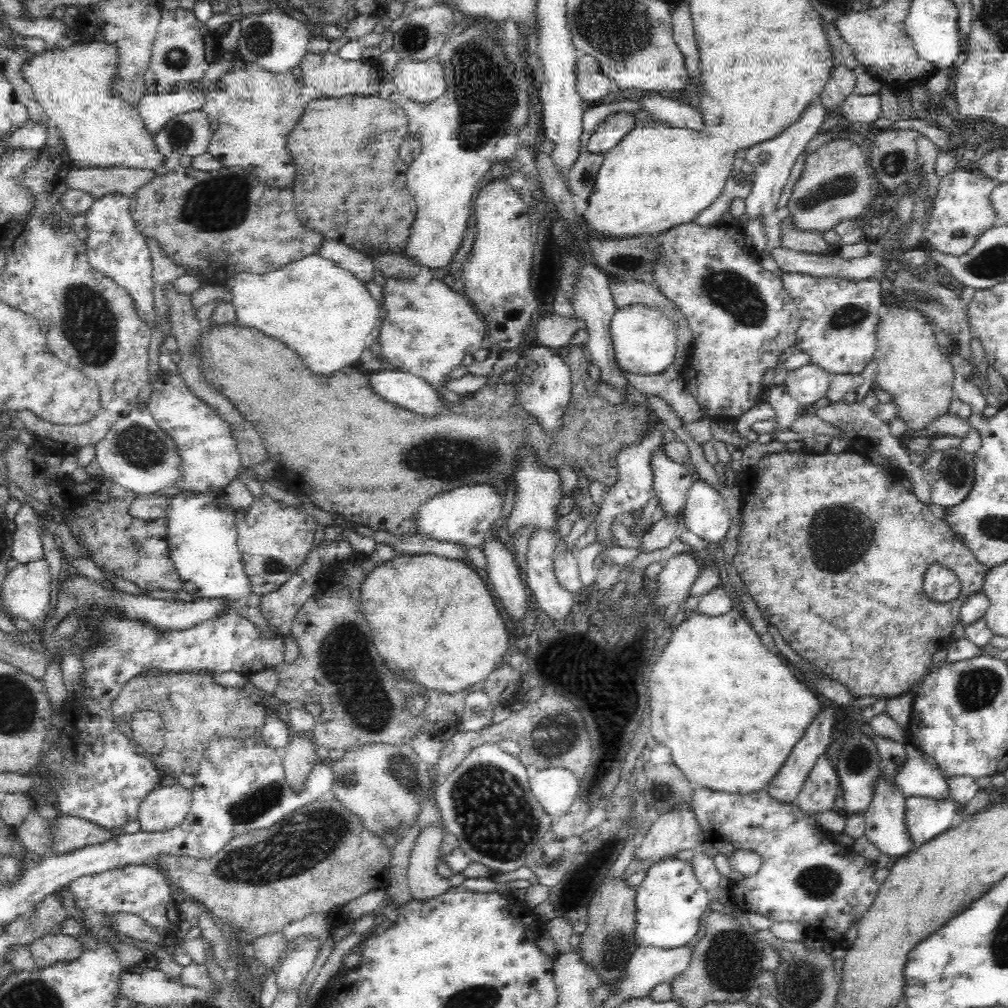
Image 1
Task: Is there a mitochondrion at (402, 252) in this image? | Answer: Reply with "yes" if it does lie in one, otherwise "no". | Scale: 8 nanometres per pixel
no

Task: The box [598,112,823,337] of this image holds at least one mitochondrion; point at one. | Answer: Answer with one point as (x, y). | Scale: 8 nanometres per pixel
(733, 292)

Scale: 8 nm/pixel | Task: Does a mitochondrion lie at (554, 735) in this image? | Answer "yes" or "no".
yes

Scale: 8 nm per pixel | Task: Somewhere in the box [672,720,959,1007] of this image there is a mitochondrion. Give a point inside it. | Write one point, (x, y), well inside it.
(731, 959)

